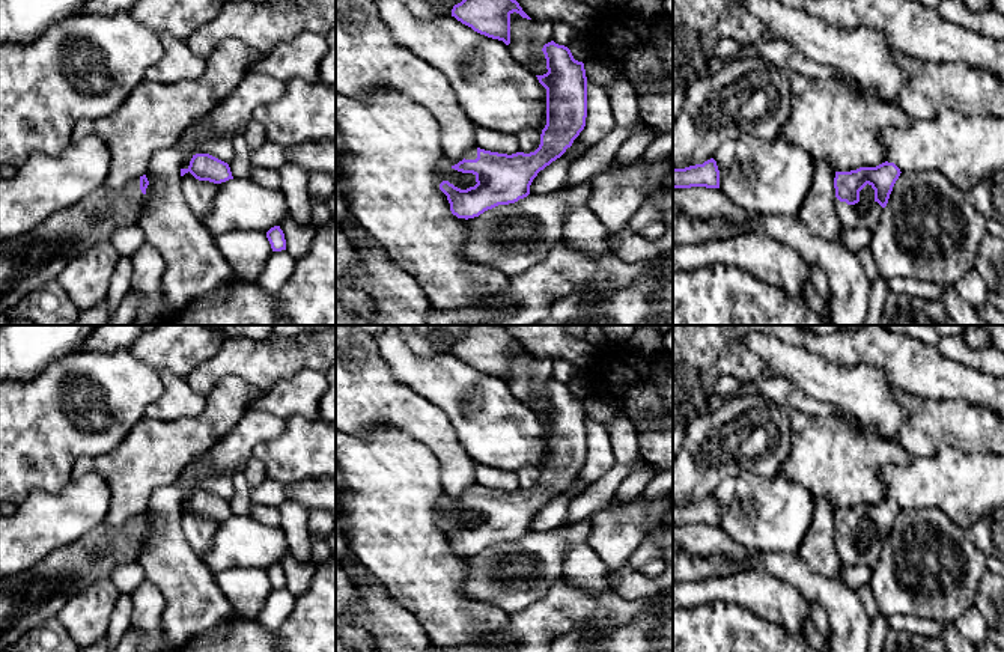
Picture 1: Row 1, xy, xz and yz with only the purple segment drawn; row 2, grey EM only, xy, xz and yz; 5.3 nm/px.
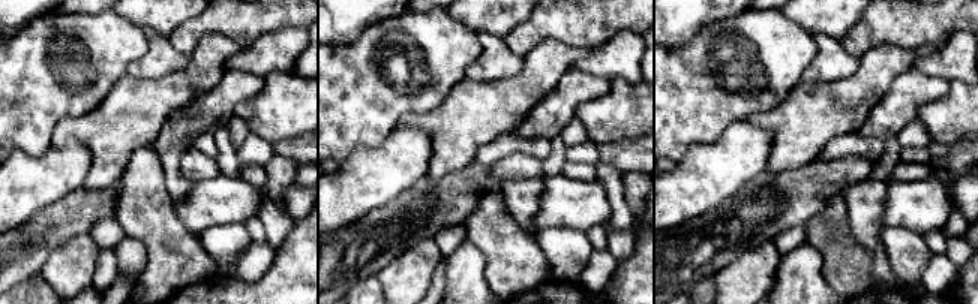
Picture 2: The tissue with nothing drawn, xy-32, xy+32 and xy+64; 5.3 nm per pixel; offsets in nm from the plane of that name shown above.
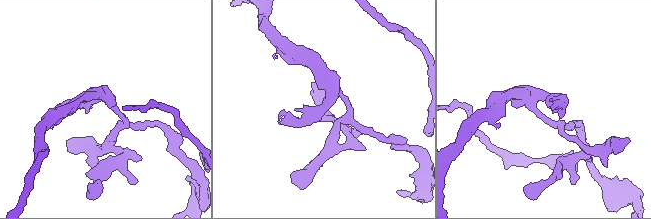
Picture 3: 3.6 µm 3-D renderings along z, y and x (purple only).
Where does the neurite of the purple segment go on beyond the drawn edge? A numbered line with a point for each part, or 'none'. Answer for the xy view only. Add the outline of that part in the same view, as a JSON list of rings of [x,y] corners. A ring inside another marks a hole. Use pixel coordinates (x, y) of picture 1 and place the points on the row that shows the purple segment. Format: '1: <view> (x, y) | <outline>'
1: xy (29, 261) | [[[140,178],[122,190],[98,191],[57,212],[35,230],[0,242],[0,313],[57,279],[68,262],[120,226],[140,220]]]

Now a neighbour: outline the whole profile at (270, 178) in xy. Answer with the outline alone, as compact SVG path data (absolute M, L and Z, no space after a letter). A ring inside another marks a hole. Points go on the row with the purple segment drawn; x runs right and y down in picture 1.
M253 166L248 179L271 190L278 190L281 187L280 173L275 169Z

